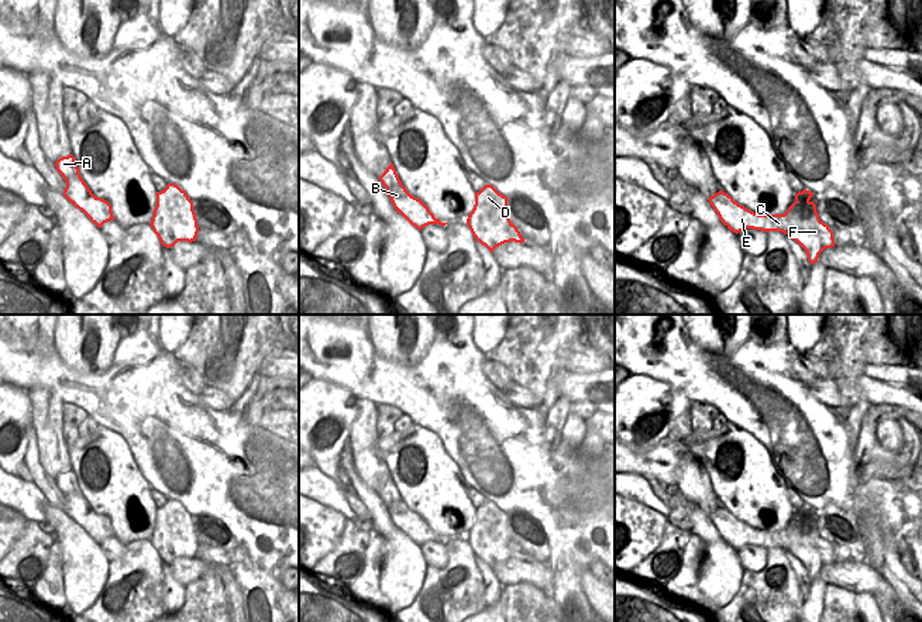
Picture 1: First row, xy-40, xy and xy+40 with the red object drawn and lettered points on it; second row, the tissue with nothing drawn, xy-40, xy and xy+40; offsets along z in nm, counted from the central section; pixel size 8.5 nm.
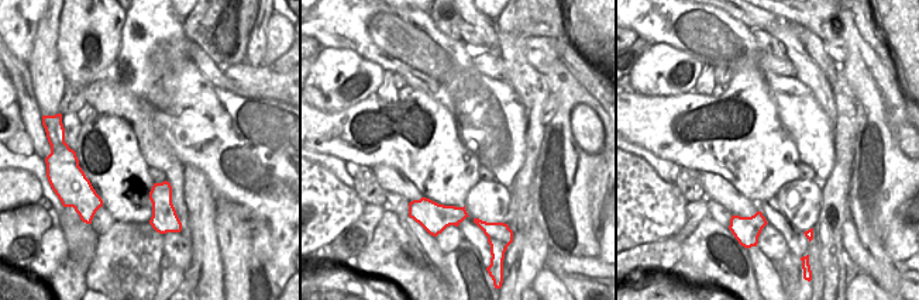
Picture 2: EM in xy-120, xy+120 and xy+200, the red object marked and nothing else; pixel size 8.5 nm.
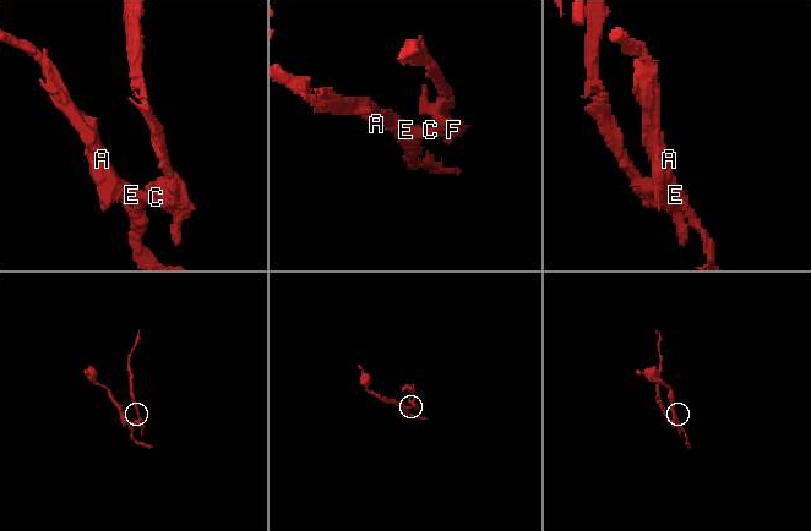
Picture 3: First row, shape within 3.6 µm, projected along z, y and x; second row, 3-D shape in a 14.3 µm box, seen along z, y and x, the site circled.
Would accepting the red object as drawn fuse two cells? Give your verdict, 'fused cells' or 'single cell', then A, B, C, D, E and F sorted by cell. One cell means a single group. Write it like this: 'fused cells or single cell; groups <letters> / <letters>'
fused cells; groups A B C E / D F

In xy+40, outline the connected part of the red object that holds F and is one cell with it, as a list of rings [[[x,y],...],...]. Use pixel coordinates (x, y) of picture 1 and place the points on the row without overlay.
[[[806,505],[798,508],[785,532],[789,537],[788,551],[805,566],[808,577],[815,580],[825,564],[835,563],[835,554],[829,542],[819,535],[812,512]]]

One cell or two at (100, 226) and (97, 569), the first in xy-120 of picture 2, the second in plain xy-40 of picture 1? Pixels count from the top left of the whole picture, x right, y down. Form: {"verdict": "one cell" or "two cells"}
{"verdict": "two cells"}

